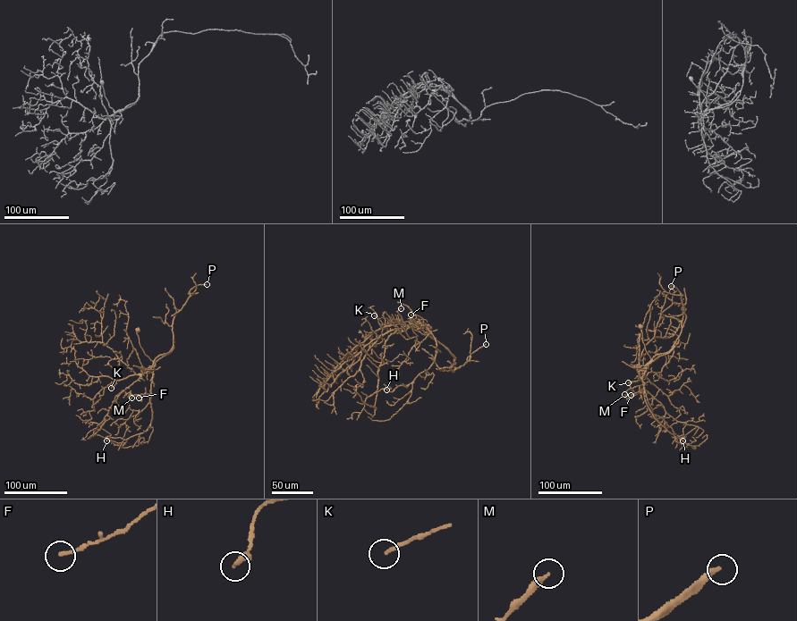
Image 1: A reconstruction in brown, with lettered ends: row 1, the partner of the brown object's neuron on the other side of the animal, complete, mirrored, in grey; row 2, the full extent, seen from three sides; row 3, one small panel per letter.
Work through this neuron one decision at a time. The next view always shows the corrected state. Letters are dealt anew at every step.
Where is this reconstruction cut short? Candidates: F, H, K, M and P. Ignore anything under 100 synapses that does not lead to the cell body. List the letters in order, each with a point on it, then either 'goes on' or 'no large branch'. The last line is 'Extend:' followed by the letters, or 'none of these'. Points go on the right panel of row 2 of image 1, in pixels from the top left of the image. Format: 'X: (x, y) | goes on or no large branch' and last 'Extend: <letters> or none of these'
F: (631, 395) | no large branch
H: (682, 440) | no large branch
K: (628, 382) | no large branch
M: (624, 394) | no large branch
P: (671, 286) | goes on
Extend: P

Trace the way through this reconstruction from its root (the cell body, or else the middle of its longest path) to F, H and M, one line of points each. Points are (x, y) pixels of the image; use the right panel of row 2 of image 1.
F: (640, 327), (642, 340), (651, 359), (640, 373), (643, 393), (631, 395)
H: (640, 327), (651, 359), (642, 378), (645, 402), (654, 417), (681, 440), (685, 437), (682, 440)
M: (640, 327), (642, 340), (651, 359), (640, 373), (644, 390), (641, 389), (627, 398), (624, 394)

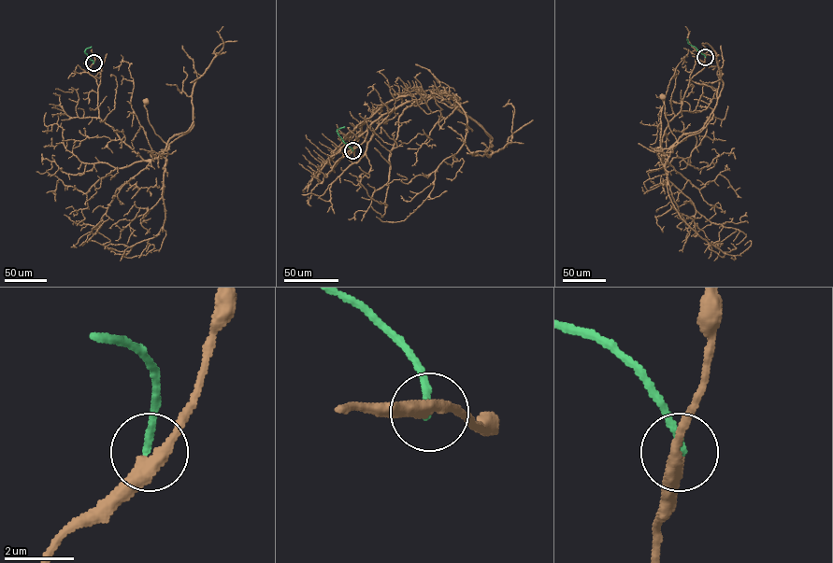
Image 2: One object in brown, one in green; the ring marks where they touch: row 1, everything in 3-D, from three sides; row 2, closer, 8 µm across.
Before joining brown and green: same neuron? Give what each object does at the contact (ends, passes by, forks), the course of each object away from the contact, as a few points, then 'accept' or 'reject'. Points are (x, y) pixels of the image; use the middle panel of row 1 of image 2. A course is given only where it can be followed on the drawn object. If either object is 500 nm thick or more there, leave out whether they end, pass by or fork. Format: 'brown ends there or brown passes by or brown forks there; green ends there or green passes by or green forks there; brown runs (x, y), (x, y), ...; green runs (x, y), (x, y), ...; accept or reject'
brown passes by; green ends there; brown runs (352, 150), (348, 151), (358, 140), (362, 125), (399, 96), (442, 93), (454, 106), (448, 106), (419, 89); green runs (352, 150), (337, 131), (344, 126); accept

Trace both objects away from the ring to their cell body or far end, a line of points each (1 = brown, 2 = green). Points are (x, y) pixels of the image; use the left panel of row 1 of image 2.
1: (93, 63), (88, 71), (98, 86), (99, 117), (150, 161), (160, 156), (166, 144), (149, 122), (146, 102)
2: (93, 63), (84, 51), (92, 47)

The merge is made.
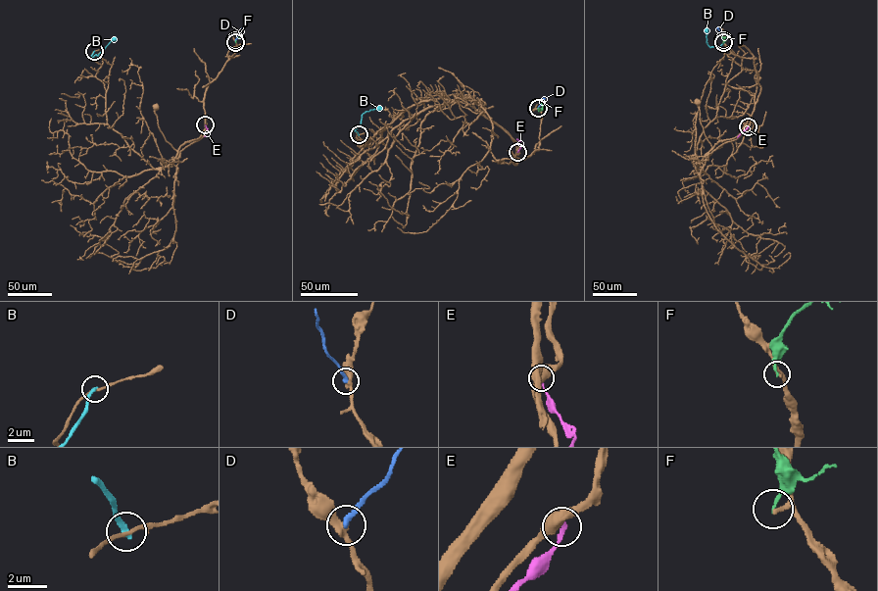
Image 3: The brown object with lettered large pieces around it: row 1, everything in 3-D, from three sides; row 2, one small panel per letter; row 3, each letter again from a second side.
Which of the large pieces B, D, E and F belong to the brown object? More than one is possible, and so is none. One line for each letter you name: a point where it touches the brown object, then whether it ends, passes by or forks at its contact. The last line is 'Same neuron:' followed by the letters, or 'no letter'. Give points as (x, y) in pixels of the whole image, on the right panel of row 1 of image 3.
D: meets brown at (723, 40); it ends there
Same neuron: D

